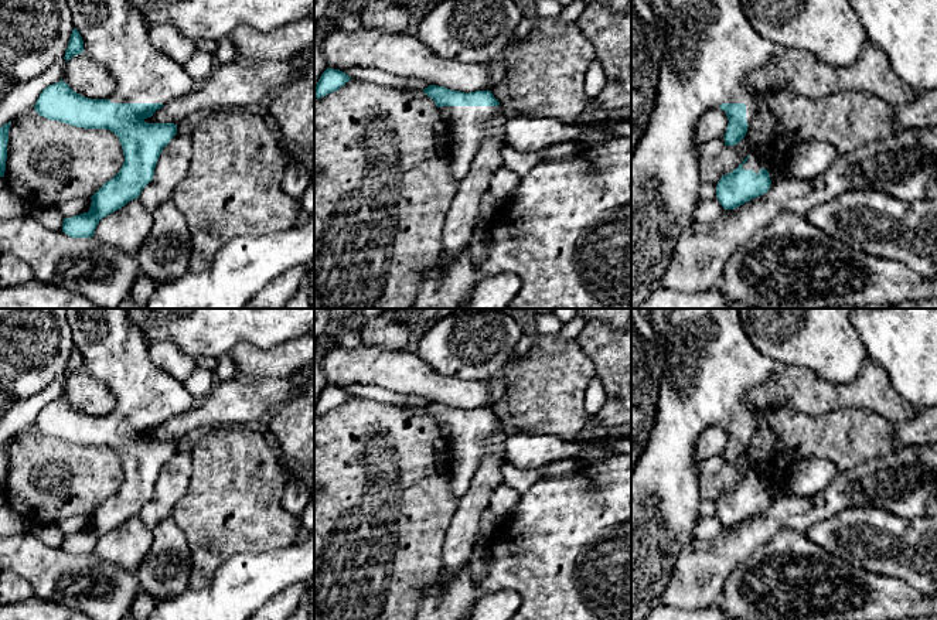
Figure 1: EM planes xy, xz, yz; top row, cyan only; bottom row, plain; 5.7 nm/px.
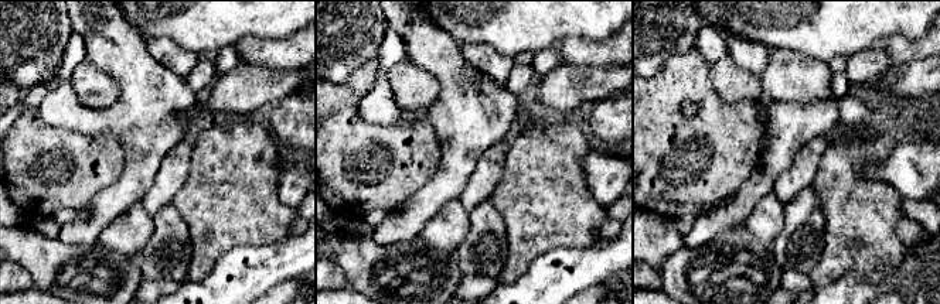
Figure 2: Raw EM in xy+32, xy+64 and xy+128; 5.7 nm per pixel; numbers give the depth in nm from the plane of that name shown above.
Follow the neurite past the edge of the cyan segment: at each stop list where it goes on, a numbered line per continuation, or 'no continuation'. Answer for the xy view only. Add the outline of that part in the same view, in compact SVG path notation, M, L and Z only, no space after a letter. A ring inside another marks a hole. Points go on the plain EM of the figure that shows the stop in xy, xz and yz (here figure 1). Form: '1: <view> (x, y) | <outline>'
1: xy (115, 350) | M65 309L72 341L84 357L84 369L100 379L115 396L115 409L106 416L113 420L167 420L194 408L194 398L183 382L157 368L149 358L149 341L142 330L130 320L126 309Z

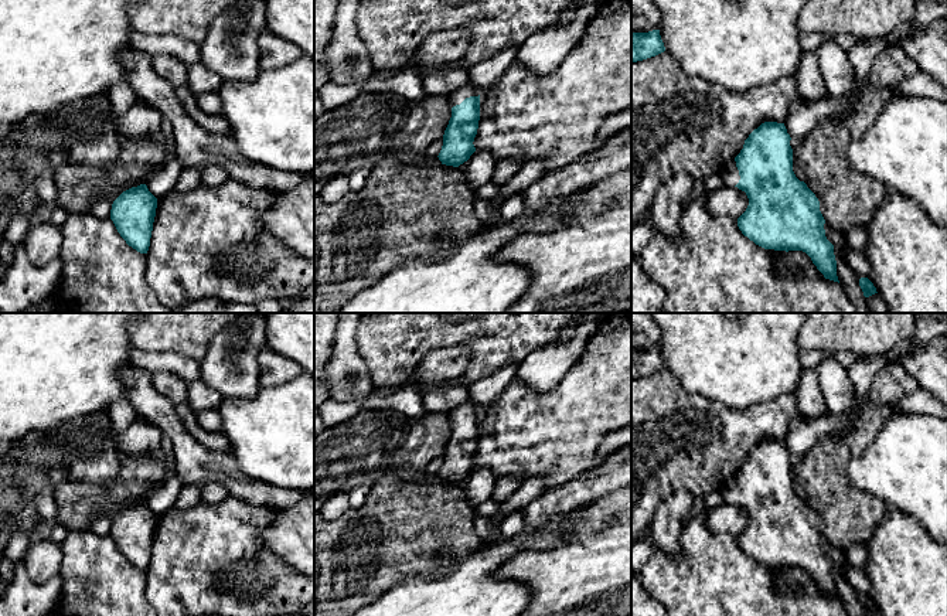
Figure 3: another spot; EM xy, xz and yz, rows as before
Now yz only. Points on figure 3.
1: yz (729, 490) | M728 479L721 489L725 503L736 503L740 497L739 487L736 484L736 479Z

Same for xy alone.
no continuation

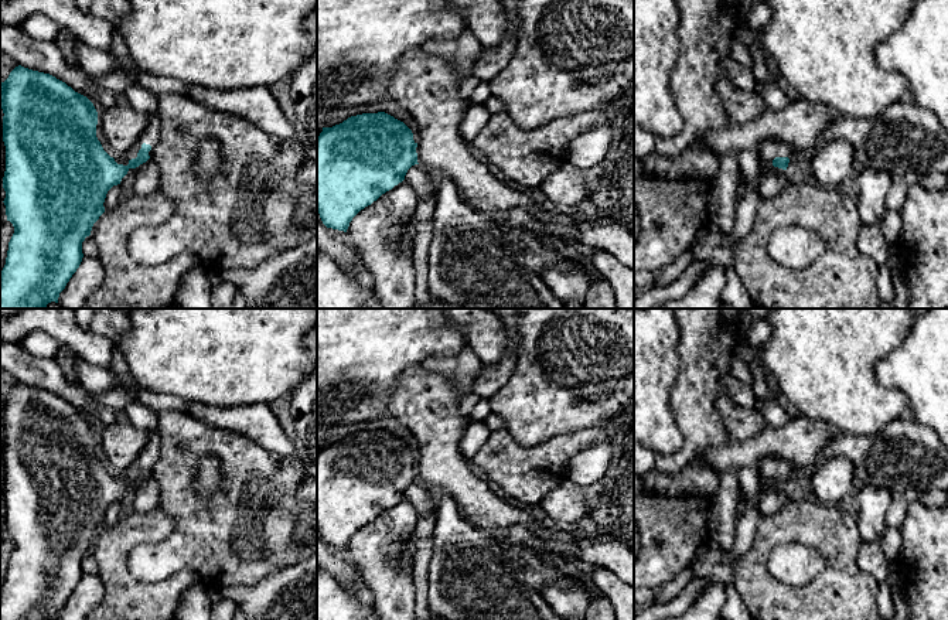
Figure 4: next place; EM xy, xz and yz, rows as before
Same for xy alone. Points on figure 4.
1: xy (150, 453) | M153 429L150 430L149 443L137 456L137 459L129 466L129 469L123 474L115 474L115 478L117 481L127 483L132 476L137 474L137 470L141 466L143 460L151 463L151 467L149 469L150 473L149 477L151 477L153 467L157 463L158 457L160 457L160 435L157 429Z

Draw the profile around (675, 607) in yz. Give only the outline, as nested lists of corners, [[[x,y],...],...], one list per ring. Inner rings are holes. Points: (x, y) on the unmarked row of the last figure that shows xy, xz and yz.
[[[693,578],[685,590],[666,603],[649,603],[634,612],[634,620],[668,620],[682,616],[707,590],[712,582]]]

